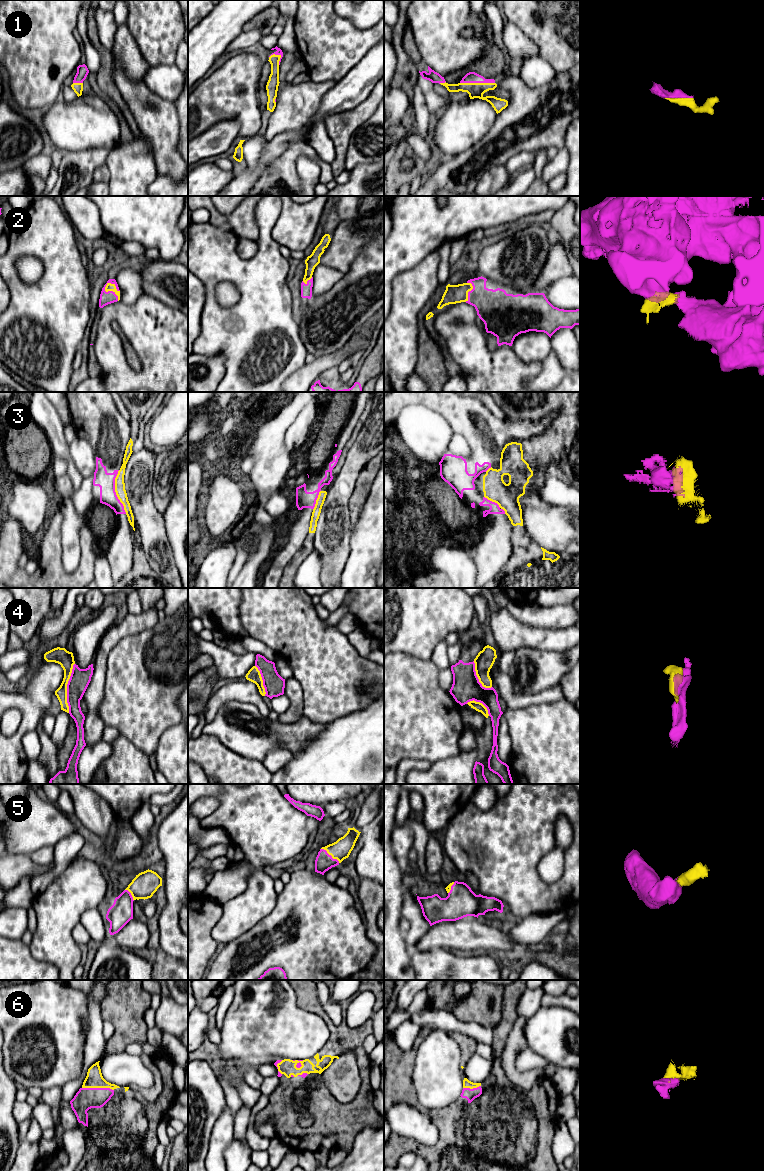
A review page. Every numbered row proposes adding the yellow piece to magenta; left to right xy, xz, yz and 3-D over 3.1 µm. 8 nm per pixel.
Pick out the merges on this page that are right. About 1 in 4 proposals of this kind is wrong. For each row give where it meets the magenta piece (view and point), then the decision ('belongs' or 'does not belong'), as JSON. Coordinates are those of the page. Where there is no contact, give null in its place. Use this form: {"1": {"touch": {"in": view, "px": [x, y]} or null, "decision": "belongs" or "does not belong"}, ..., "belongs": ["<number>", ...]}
{"1": {"touch": {"in": "yz", "px": [477, 82]}, "decision": "belongs"}, "2": {"touch": {"in": "xy", "px": [109, 291]}, "decision": "belongs"}, "3": {"touch": {"in": "xy", "px": [115, 492]}, "decision": "does not belong"}, "4": {"touch": {"in": "xy", "px": [67, 688]}, "decision": "does not belong"}, "5": {"touch": {"in": "xz", "px": [330, 855]}, "decision": "belongs"}, "6": {"touch": {"in": "xy", "px": [98, 1088]}, "decision": "belongs"}, "belongs": ["1", "2", "5", "6"]}

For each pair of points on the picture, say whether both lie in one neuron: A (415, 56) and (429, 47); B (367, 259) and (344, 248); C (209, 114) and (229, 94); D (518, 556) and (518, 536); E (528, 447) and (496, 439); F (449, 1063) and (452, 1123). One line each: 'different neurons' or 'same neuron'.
A: different neurons
B: different neurons
C: same neuron
D: same neuron
E: different neurons
F: different neurons

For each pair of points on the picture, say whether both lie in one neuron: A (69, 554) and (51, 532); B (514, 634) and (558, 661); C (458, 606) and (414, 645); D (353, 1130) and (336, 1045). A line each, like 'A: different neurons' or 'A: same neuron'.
A: different neurons
B: different neurons
C: same neuron
D: same neuron

